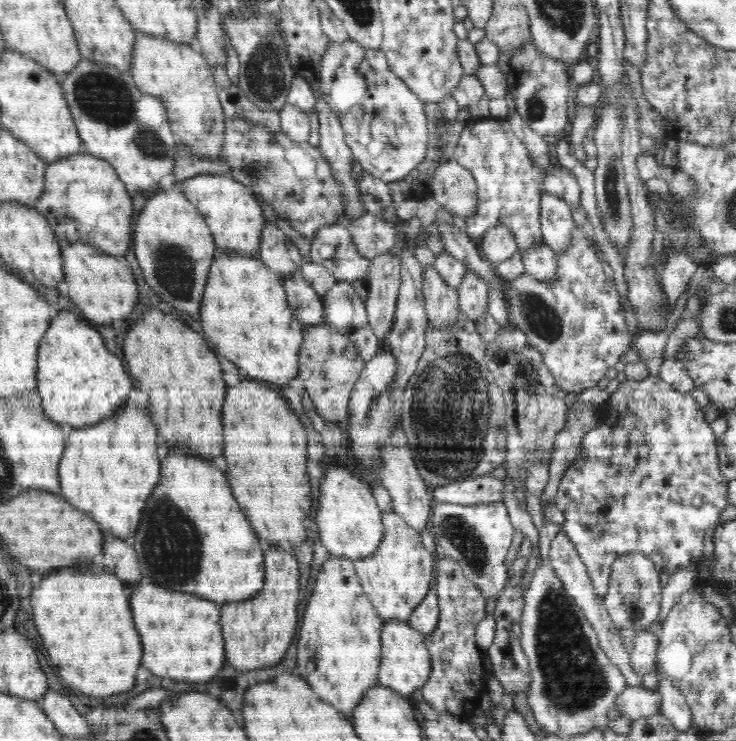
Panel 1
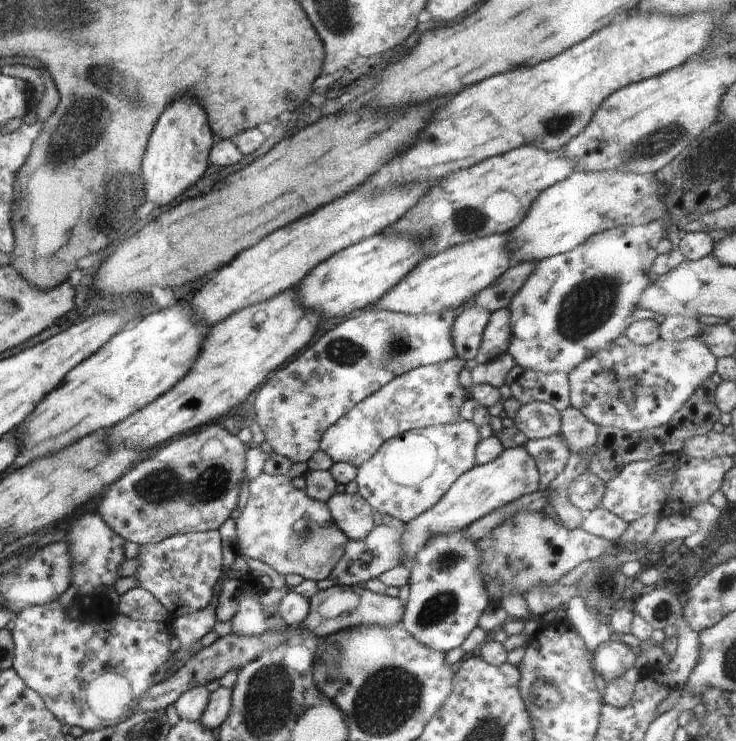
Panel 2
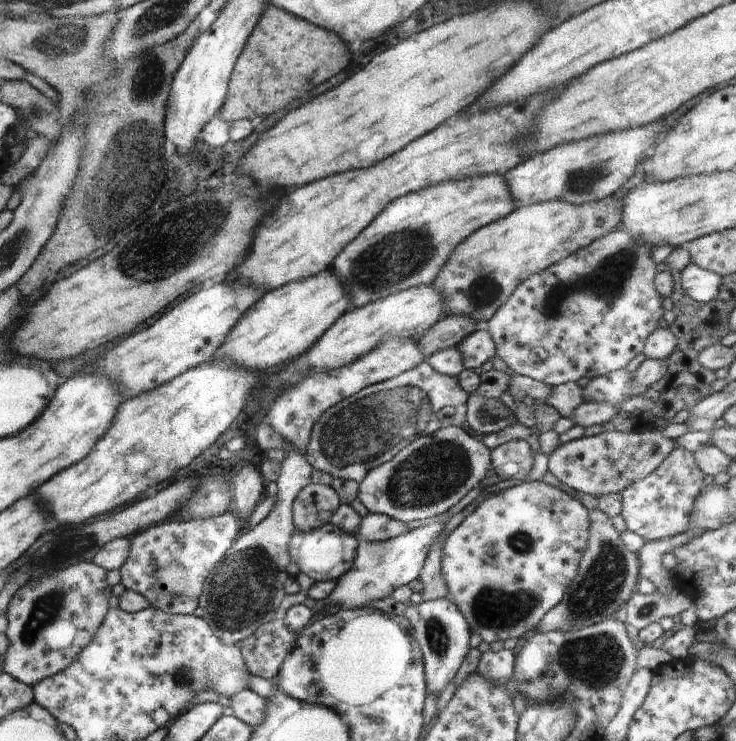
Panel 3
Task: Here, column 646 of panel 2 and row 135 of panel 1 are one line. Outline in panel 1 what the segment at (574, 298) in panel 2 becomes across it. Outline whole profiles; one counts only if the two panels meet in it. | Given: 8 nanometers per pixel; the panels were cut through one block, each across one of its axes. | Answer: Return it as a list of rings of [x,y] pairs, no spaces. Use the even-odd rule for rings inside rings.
[[[226,116],[222,152],[230,165],[229,176],[248,187],[258,200],[271,204],[276,216],[288,222],[303,237],[312,240],[319,228],[336,223],[341,215],[345,215],[344,191],[340,191],[340,183],[332,177],[331,166],[321,148],[312,147],[310,142],[292,142],[282,130],[271,134],[262,126],[254,127],[244,118]]]

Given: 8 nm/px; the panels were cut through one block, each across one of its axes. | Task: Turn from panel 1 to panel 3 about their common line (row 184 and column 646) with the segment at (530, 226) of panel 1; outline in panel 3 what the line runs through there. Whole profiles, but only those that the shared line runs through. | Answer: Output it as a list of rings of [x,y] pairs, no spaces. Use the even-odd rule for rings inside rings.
[[[676,447],[652,474],[630,484],[619,493],[621,516],[626,521],[626,529],[640,534],[645,541],[666,539],[687,532],[694,502],[705,489],[704,478],[694,454]]]

